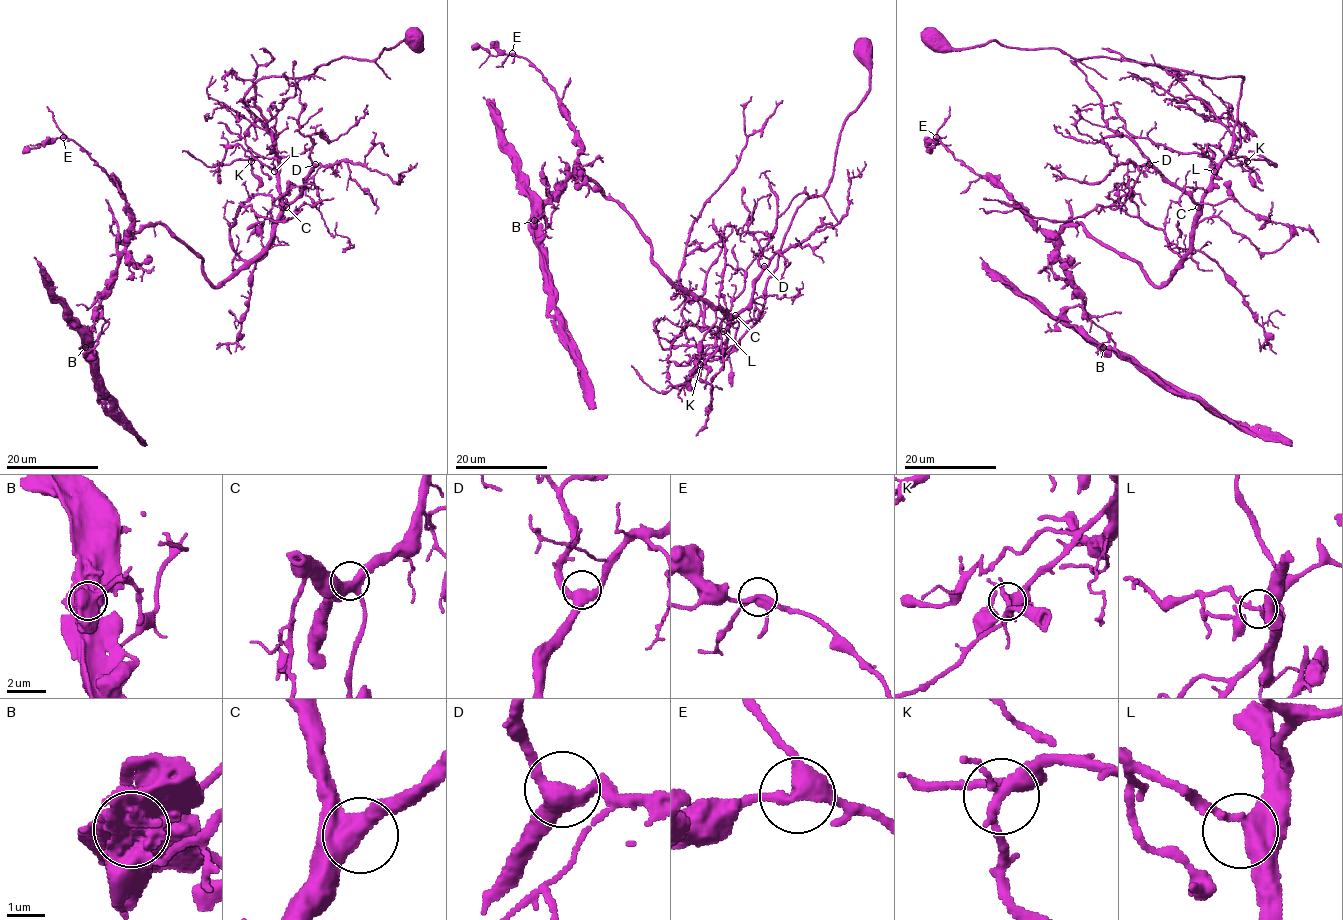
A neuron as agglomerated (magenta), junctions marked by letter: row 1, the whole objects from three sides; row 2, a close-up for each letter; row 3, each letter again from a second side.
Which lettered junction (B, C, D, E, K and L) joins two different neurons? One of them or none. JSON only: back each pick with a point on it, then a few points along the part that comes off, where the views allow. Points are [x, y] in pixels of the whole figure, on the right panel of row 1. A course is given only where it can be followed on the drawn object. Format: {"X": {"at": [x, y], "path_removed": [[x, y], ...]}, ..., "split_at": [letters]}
{"B": {"at": [1103, 347], "path_removed": [[1104, 347], [1130, 355], [1230, 419], [1245, 423], [1258, 432], [1280, 433], [1292, 446]]}, "split_at": ["B"]}

